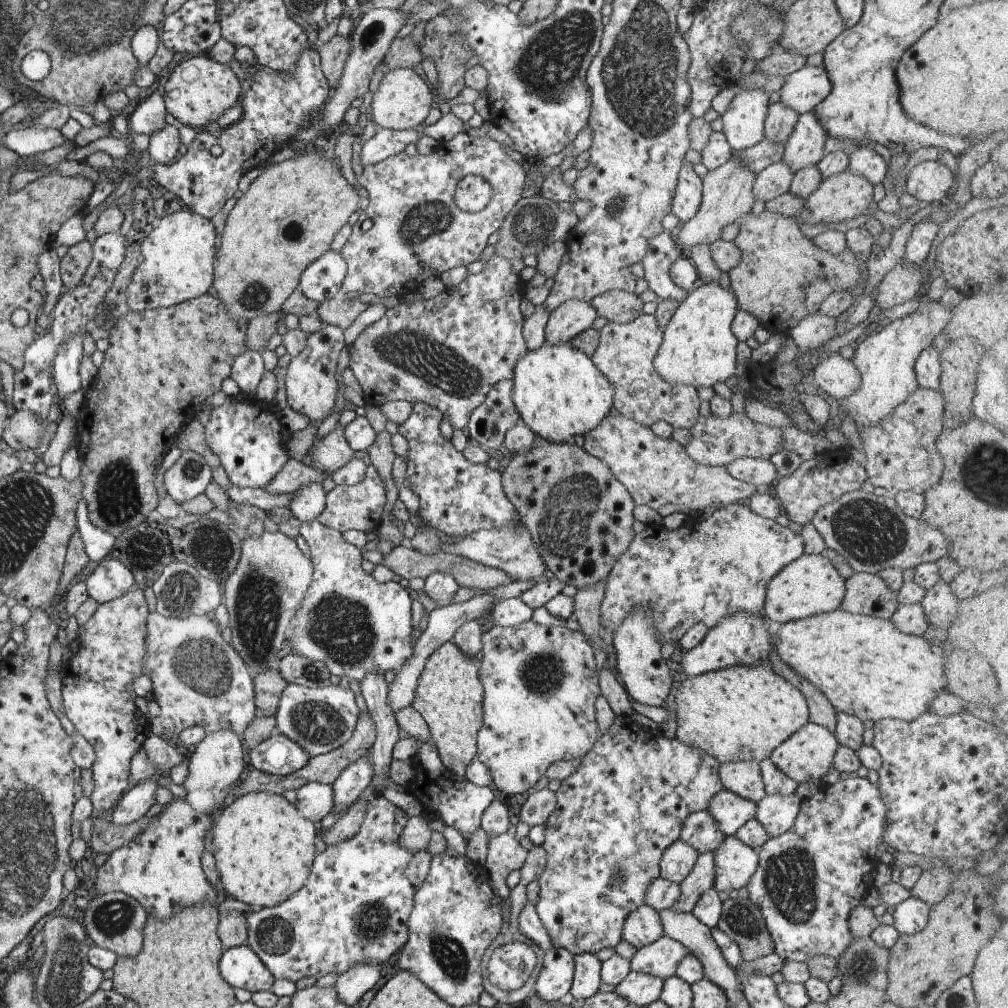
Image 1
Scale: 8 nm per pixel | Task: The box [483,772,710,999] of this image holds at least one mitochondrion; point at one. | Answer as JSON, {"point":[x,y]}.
{"point":[497,952]}

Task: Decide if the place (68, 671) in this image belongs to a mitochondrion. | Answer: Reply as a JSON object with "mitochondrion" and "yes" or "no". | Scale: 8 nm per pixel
{"mitochondrion":"no"}

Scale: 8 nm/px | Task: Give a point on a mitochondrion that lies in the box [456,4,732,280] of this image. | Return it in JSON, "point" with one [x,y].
{"point":[547,67]}

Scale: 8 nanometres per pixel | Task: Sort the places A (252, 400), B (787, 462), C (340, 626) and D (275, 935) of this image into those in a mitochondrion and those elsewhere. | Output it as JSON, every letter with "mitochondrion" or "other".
{"A":"other","B":"other","C":"mitochondrion","D":"mitochondrion"}

